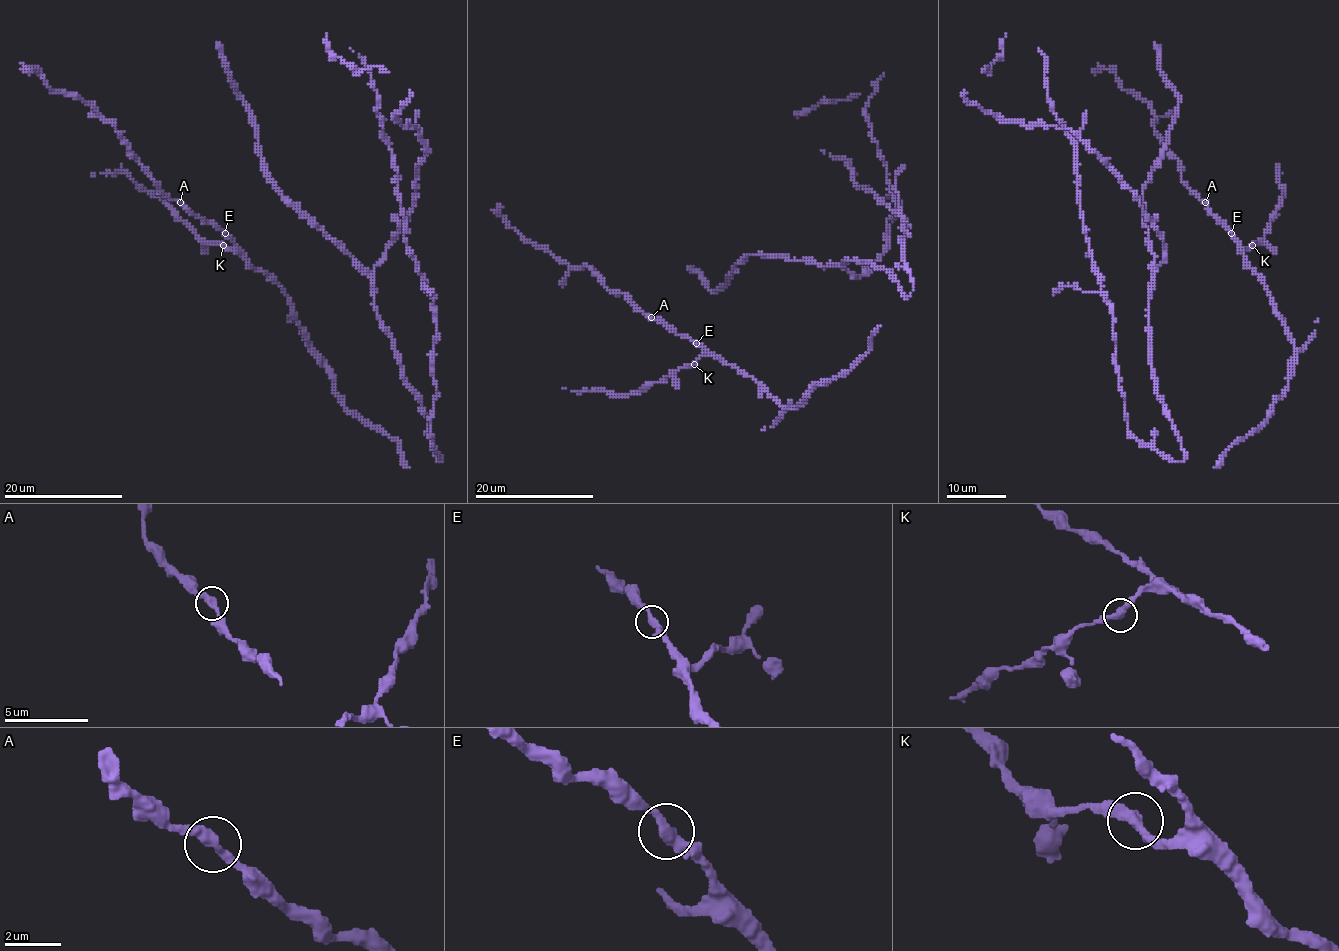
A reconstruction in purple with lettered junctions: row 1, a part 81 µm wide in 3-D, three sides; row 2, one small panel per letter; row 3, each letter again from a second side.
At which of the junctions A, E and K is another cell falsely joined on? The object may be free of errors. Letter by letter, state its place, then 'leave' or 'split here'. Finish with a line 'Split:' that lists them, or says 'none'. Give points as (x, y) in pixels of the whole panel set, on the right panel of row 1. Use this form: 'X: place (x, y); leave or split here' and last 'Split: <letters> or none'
A: place (1205, 202); leave
E: place (1231, 233); leave
K: place (1252, 245); leave
Split: none

